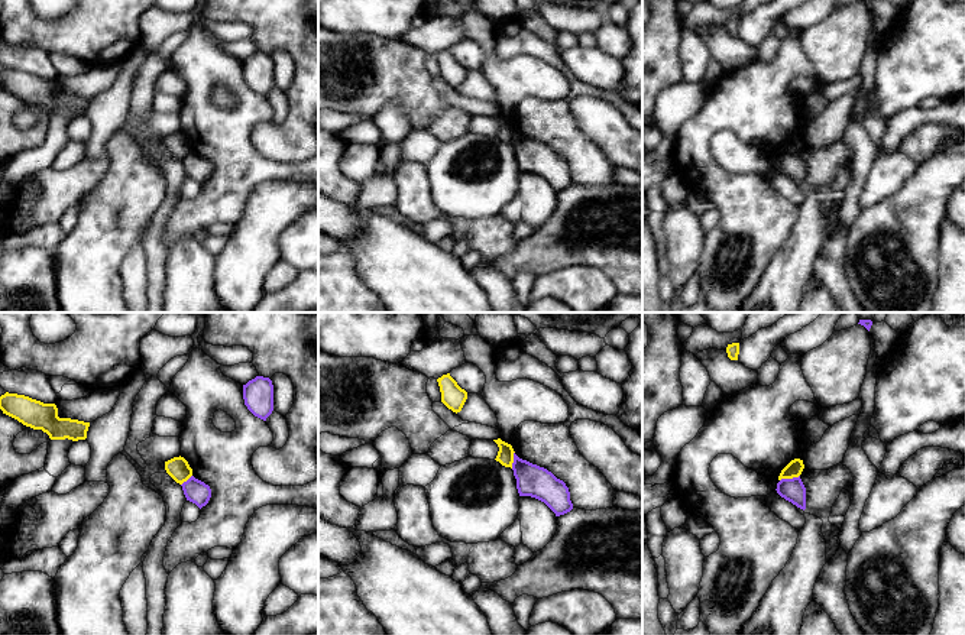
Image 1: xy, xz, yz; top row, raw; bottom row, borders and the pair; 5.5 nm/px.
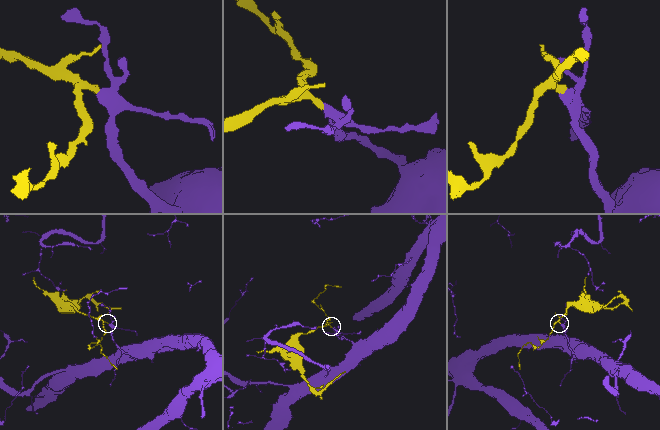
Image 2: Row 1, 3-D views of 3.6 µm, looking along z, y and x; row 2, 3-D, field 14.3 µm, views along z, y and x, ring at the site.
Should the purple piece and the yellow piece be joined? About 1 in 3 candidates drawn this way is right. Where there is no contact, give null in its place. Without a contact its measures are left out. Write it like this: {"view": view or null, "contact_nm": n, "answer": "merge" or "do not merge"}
{"view": "yz", "contact_nm": 120, "answer": "do not merge"}

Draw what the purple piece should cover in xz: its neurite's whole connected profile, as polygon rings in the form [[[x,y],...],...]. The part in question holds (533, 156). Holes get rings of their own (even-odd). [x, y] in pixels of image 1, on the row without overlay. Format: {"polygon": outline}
{"polygon": [[[514,129],[512,146],[519,172],[544,178],[556,192],[573,185],[569,163],[547,145],[522,136]]]}

